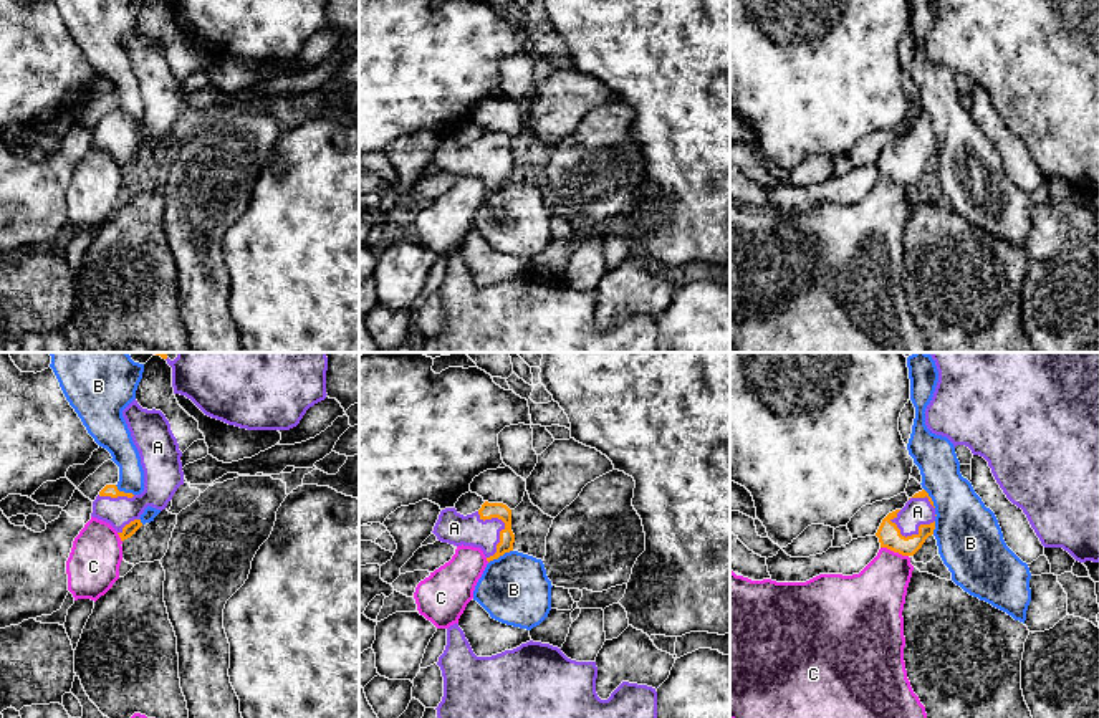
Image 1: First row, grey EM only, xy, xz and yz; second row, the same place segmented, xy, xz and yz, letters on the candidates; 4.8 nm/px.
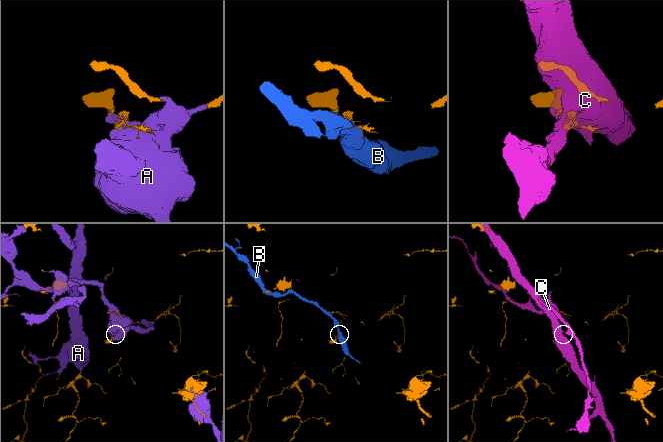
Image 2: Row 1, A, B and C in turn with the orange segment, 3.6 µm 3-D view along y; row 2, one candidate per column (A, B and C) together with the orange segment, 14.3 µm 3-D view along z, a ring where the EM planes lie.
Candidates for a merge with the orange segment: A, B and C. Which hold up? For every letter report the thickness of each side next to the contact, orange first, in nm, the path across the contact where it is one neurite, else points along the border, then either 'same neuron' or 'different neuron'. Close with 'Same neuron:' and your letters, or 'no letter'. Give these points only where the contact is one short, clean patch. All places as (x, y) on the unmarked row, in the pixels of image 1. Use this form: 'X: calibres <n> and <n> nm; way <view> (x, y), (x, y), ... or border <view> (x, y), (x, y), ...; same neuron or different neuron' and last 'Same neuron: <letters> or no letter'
A: calibres 80 and 160 nm; same neuron
B: calibres 80 and 340 nm; different neuron
C: calibres 110 and 280 nm; different neuron
Same neuron: A

